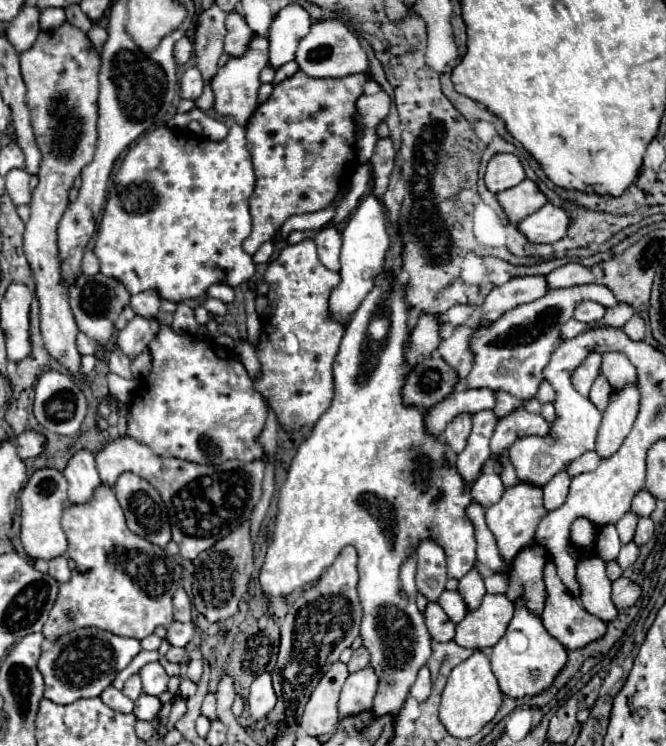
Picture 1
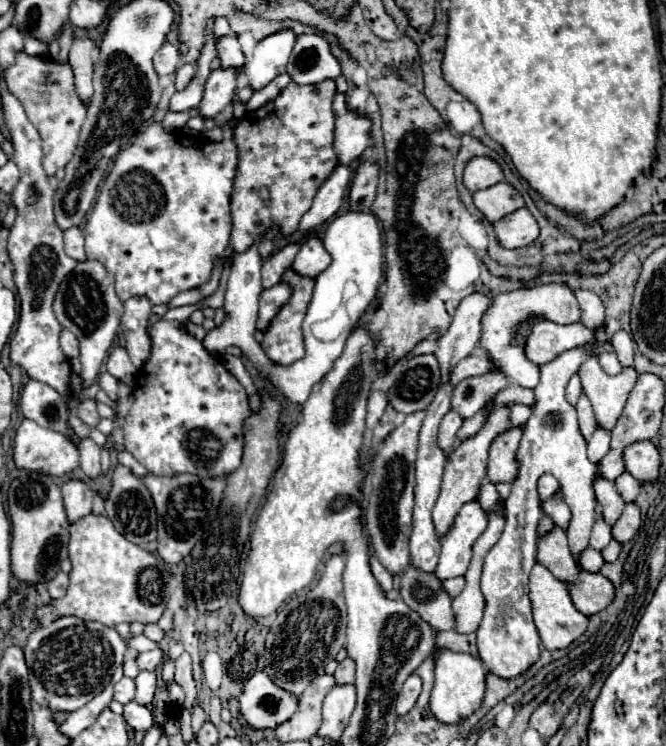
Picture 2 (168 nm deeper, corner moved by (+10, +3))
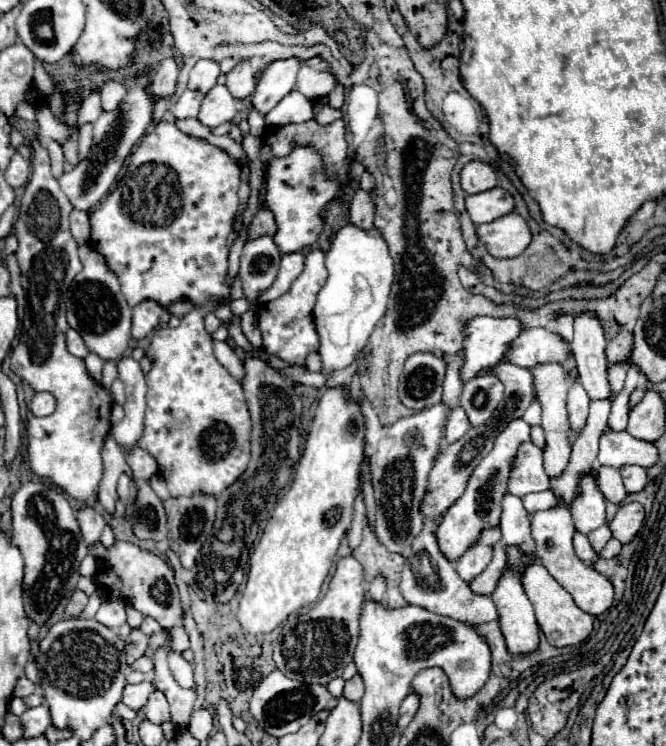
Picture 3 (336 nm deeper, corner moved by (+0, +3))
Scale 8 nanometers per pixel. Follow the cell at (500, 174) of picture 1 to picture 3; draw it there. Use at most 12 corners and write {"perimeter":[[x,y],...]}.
{"perimeter":[[469,162],[461,170],[467,194],[479,194],[499,184],[485,162]]}

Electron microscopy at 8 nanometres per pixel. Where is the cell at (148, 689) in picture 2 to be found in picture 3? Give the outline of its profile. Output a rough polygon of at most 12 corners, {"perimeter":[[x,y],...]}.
{"perimeter":[[153,688],[143,710],[155,724],[169,720],[167,698]]}

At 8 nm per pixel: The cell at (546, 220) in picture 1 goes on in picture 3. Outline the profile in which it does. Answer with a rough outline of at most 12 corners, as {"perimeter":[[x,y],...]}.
{"perimeter":[[511,212],[477,234],[495,258],[521,256],[533,240]]}

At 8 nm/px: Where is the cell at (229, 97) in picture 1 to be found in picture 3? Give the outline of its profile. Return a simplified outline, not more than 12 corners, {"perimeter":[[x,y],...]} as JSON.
{"perimeter":[[225,84],[207,92],[197,118],[215,128],[231,122],[239,100]]}

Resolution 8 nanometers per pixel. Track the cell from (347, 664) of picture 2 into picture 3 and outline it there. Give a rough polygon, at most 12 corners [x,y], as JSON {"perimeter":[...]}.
{"perimeter":[[359,674],[345,682],[343,696],[355,702],[363,696]]}

